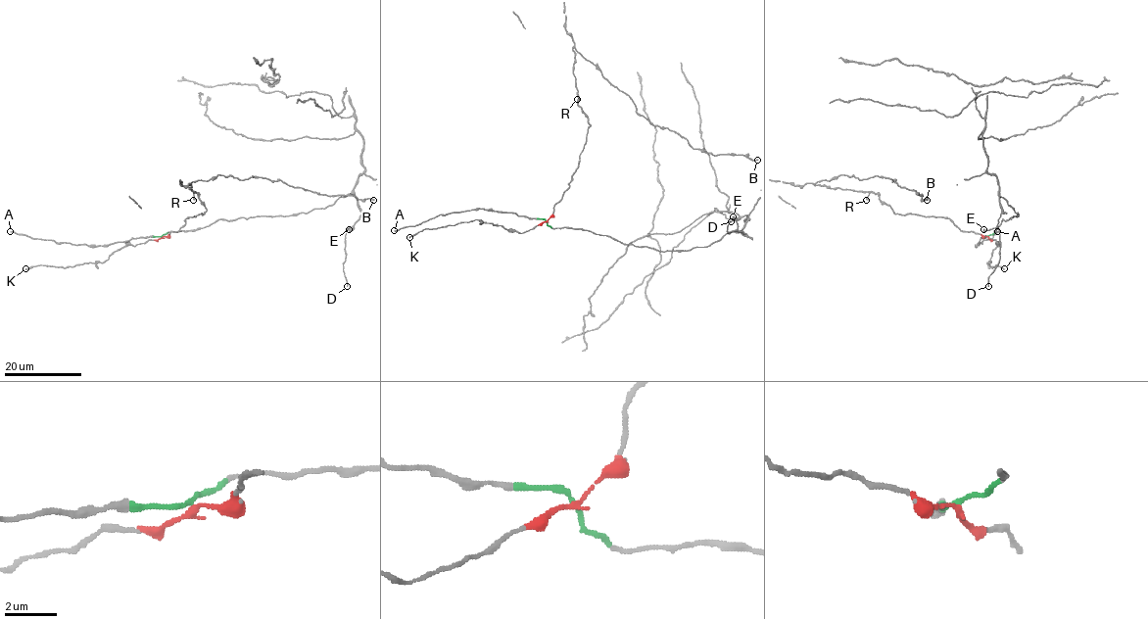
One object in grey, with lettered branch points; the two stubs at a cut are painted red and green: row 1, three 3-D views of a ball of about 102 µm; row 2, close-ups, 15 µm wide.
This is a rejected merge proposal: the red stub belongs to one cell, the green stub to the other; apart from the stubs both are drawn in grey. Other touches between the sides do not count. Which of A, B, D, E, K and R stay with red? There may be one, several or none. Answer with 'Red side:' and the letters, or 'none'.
Red side: B, K, R

